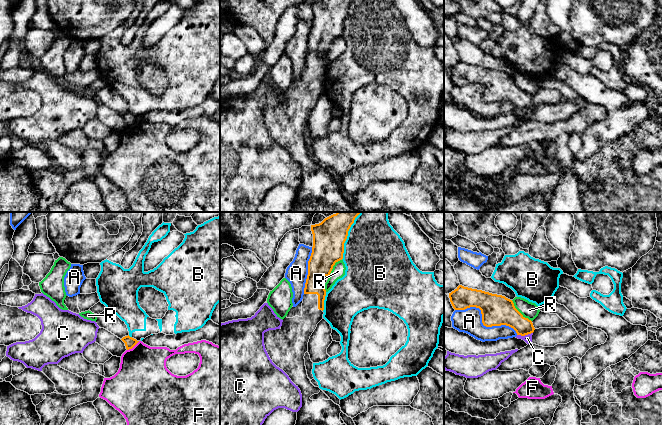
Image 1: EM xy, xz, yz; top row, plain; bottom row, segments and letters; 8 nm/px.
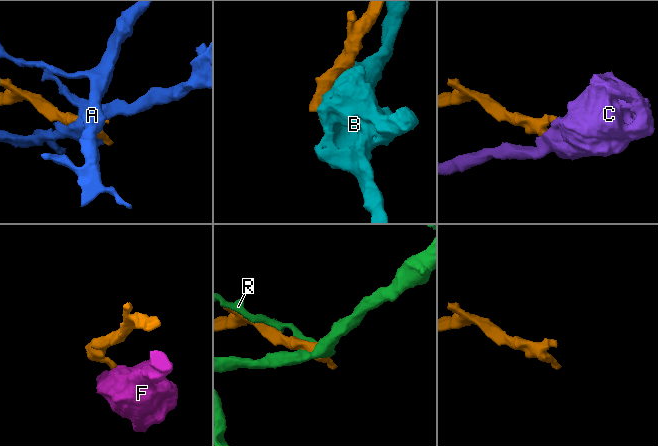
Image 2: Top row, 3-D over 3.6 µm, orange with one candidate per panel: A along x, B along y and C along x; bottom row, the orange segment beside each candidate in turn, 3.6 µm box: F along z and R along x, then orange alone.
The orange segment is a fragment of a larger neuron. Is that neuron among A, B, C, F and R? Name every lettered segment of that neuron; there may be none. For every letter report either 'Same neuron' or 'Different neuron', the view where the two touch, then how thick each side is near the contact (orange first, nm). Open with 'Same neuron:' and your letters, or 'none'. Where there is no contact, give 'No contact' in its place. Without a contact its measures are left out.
Same neuron: none
A: Different neuron. Touches orange in yz. Thickness 240 nm (orange) against 200 nm
B: Different neuron. Touches orange in xz. Thickness 260 nm (orange) against 480 nm
C: Different neuron. Touches orange in yz. Thickness 200 nm (orange) against 60 nm
F: Different neuron. Touches orange in xy. Thickness 90 nm (orange) against 400 nm
R: Different neuron. Touches orange in yz. Thickness 240 nm (orange) against 130 nm

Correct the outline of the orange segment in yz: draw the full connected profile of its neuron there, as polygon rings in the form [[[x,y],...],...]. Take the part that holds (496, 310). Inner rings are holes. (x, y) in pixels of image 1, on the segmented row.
[[[459,285],[449,293],[449,298],[455,310],[479,308],[482,323],[486,327],[506,325],[521,336],[531,334],[535,330],[532,321],[525,318],[515,308],[513,301],[505,296]]]

